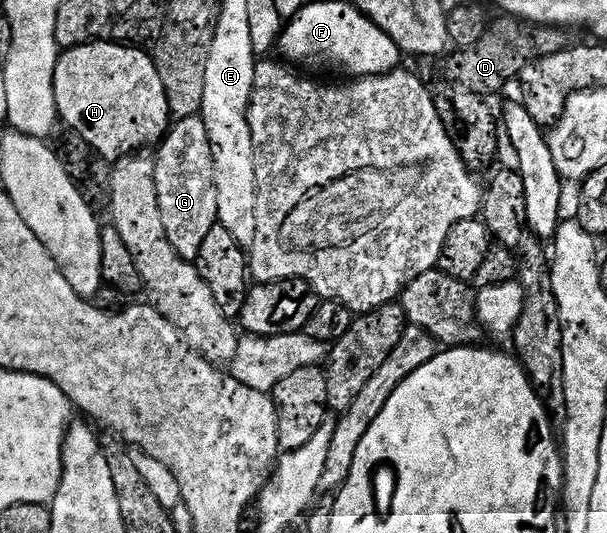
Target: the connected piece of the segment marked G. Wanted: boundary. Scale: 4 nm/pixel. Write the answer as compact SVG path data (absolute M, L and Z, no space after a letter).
M200 115L176 121L168 129L154 153L156 166L157 203L161 210L165 232L173 250L181 259L198 261L201 246L209 230L219 222L217 210L217 178L212 144Z

